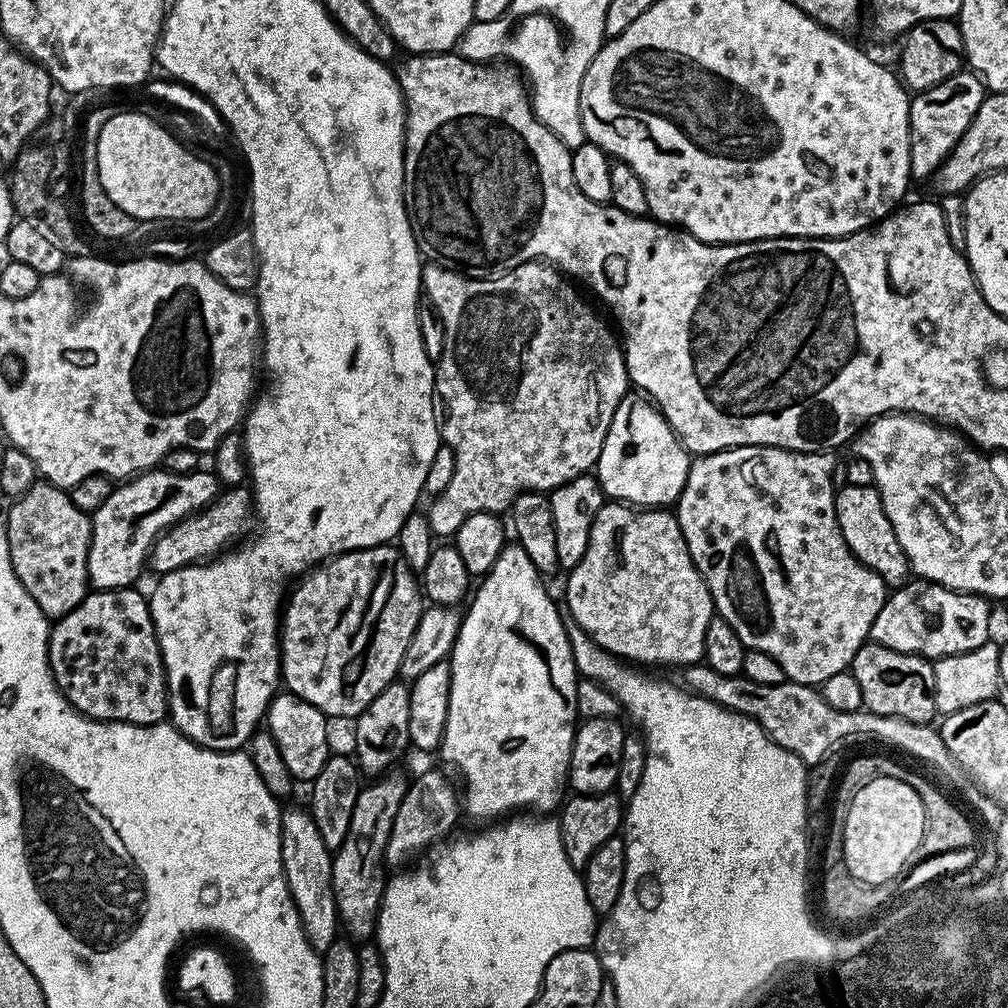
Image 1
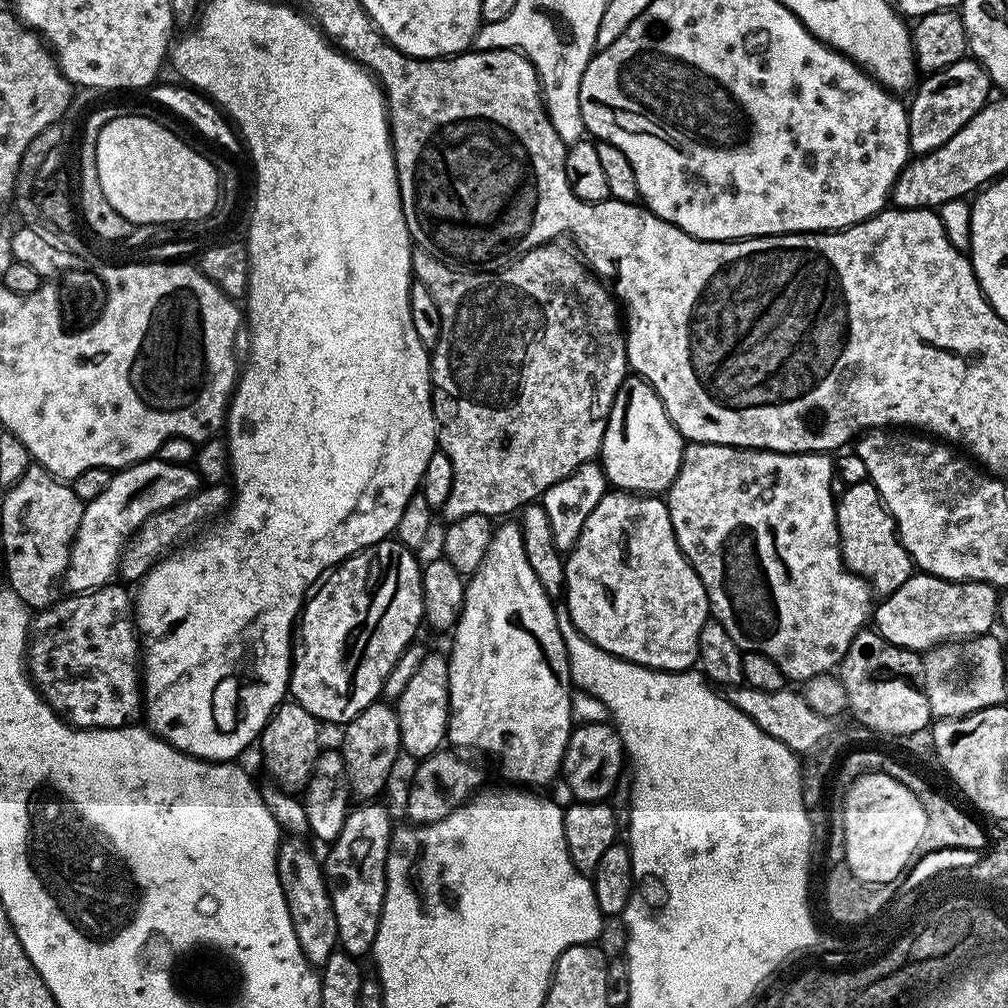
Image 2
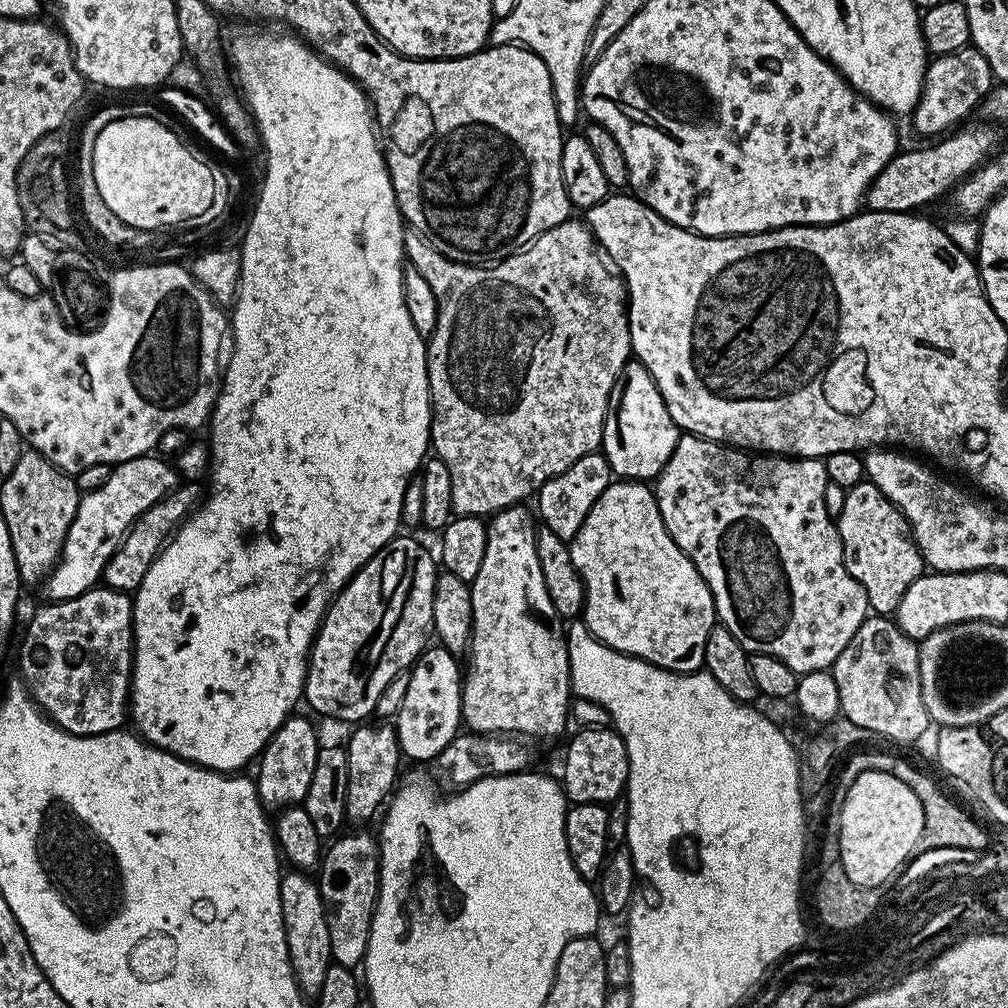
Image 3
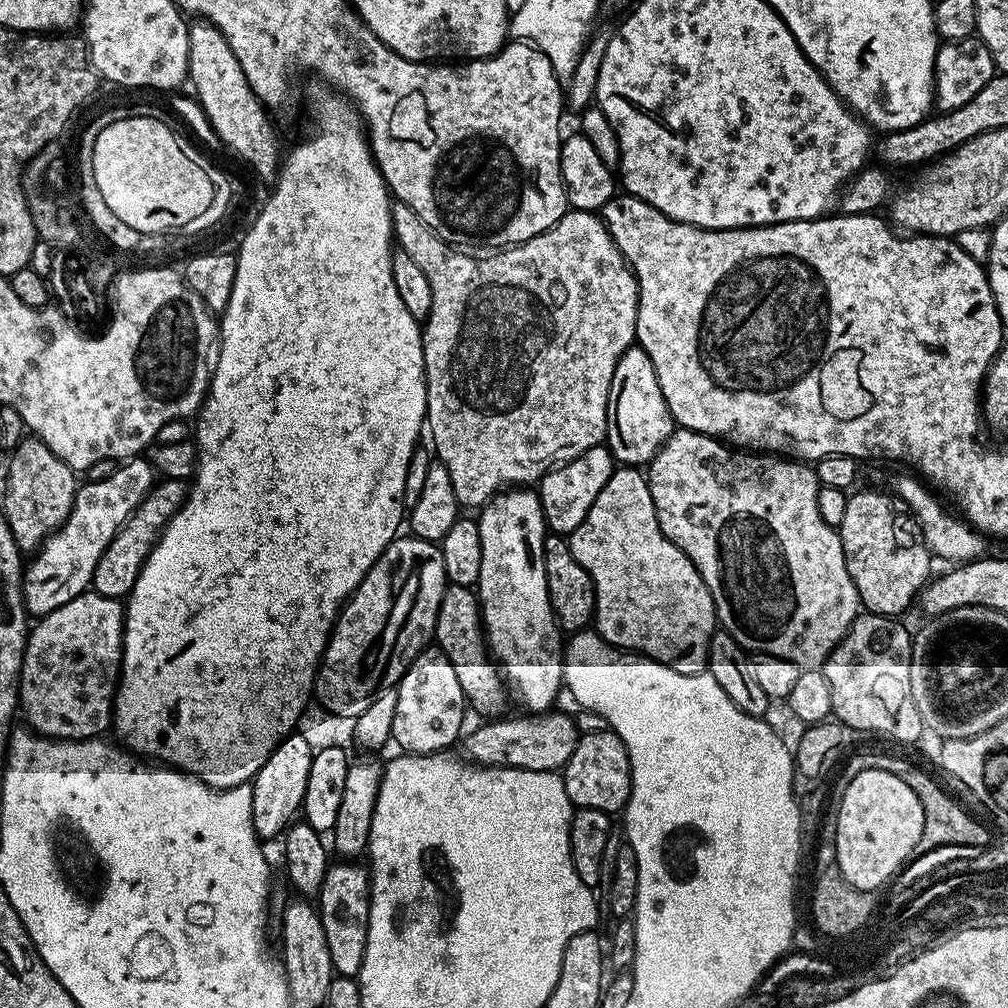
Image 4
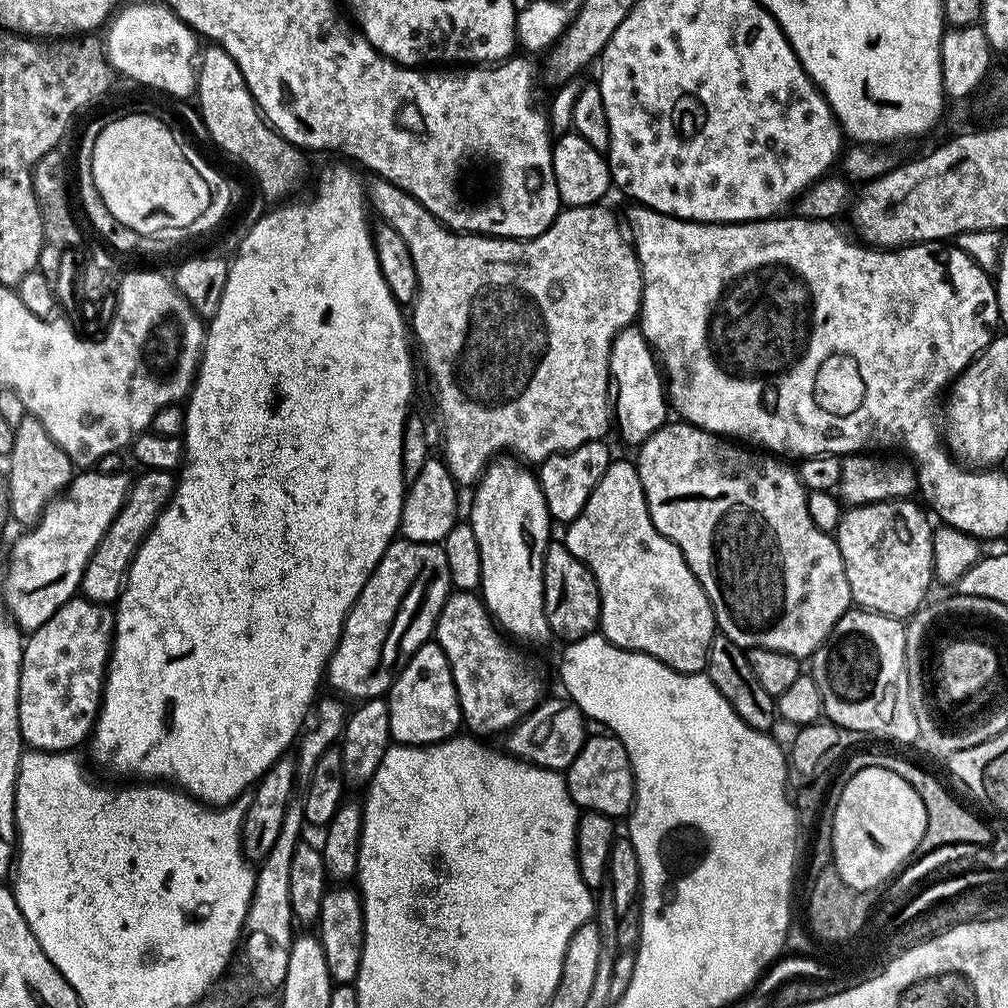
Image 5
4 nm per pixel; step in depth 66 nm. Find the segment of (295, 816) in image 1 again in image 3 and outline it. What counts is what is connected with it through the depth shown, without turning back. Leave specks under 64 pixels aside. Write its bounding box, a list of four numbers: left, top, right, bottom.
[280,870,333,994]

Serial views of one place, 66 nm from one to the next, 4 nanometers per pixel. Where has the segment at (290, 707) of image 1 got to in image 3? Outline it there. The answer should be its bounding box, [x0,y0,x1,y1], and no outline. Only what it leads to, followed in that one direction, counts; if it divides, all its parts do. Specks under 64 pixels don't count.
[254,715,322,810]

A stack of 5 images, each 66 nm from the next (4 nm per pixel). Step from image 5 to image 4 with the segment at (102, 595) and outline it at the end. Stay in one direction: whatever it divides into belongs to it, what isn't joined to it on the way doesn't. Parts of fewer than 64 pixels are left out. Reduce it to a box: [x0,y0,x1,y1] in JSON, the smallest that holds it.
[91,479,189,600]

